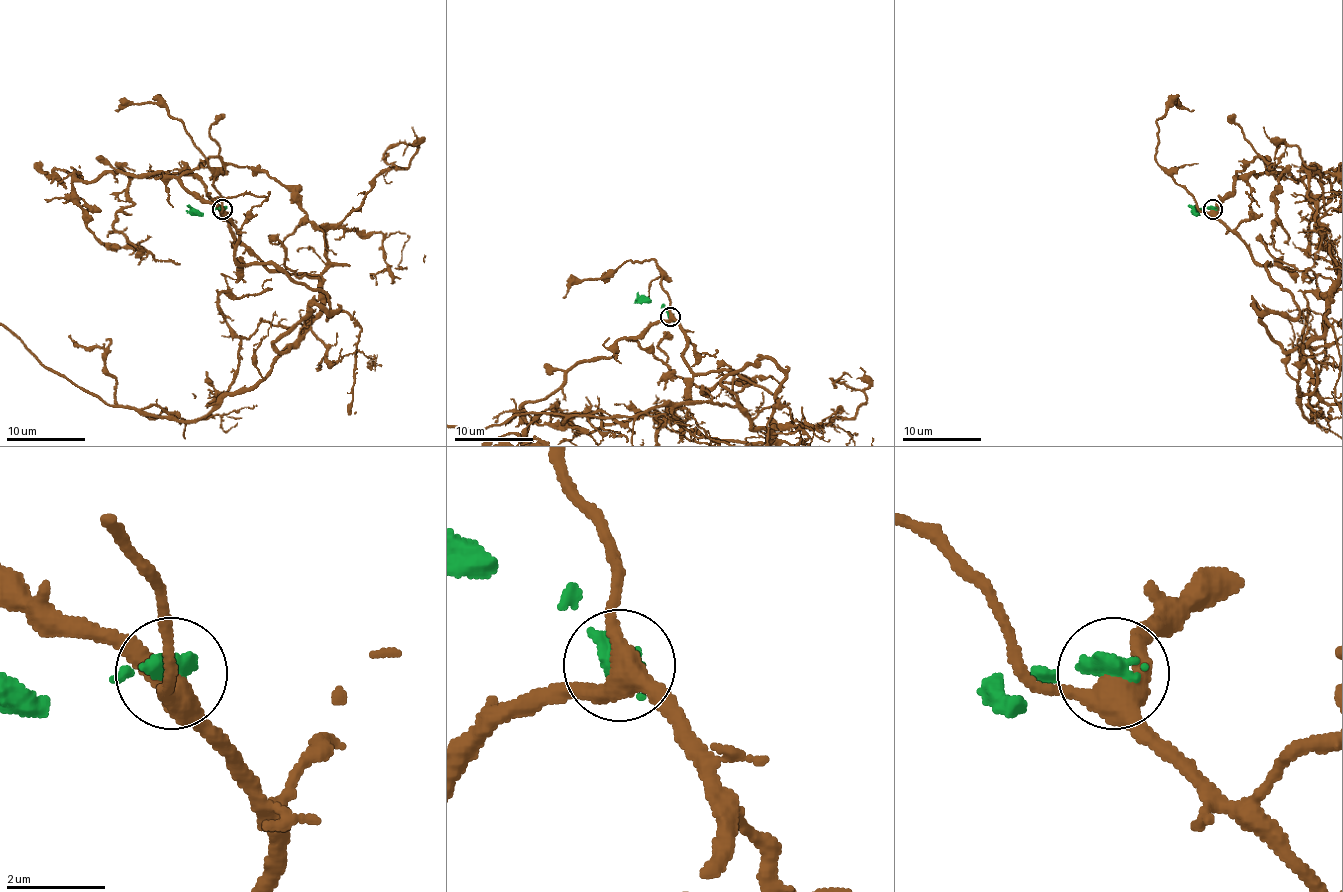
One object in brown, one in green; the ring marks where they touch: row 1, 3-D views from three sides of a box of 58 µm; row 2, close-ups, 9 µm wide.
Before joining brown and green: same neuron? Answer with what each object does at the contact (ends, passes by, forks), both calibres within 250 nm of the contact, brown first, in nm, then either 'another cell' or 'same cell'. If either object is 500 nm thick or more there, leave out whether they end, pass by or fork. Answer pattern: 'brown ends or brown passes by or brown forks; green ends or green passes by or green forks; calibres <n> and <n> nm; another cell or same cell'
brown forks; green ends; calibres 400 and 480 nm; another cell

